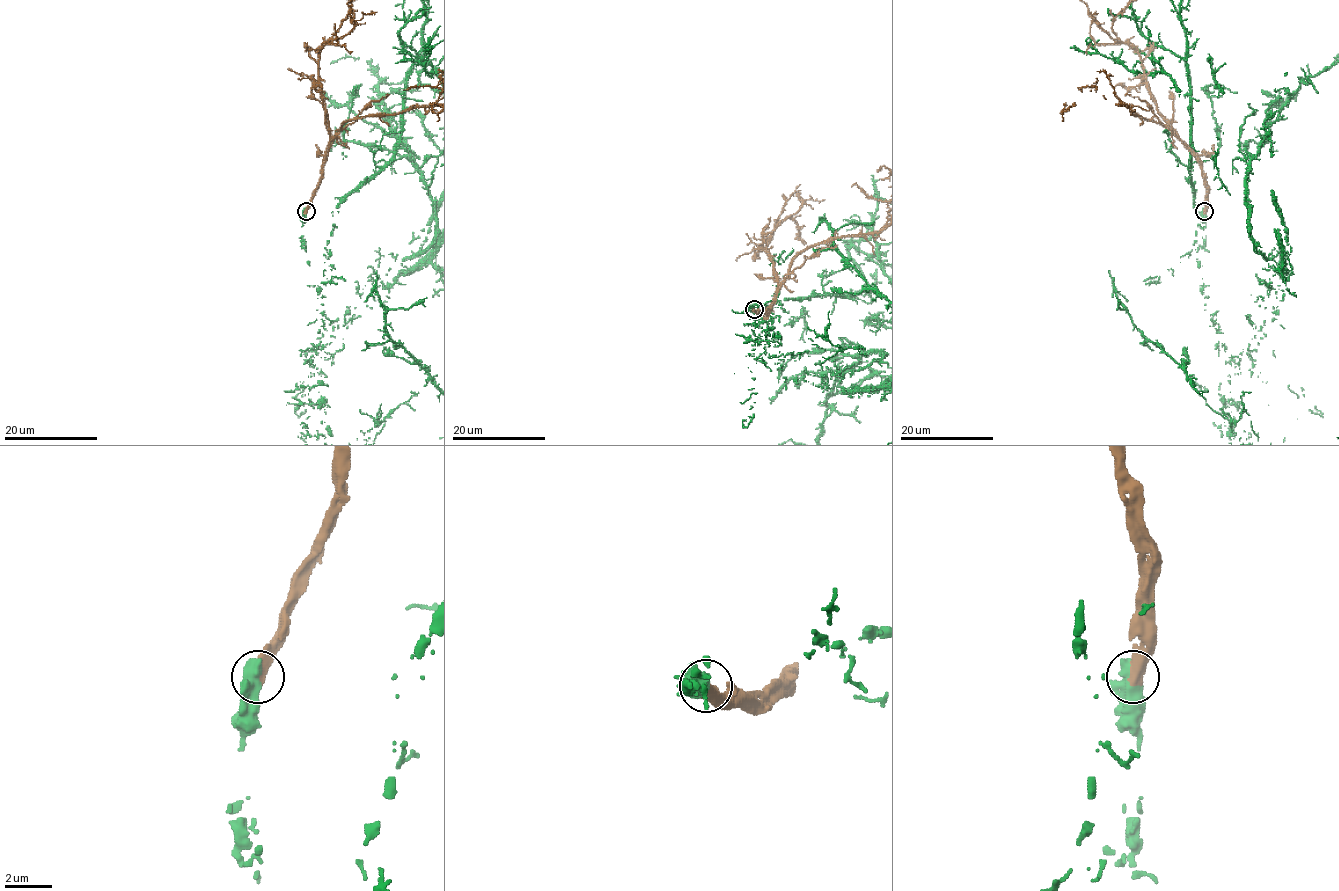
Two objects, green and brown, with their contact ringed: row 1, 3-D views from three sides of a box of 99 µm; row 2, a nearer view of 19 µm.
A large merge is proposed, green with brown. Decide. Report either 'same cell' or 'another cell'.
same cell

